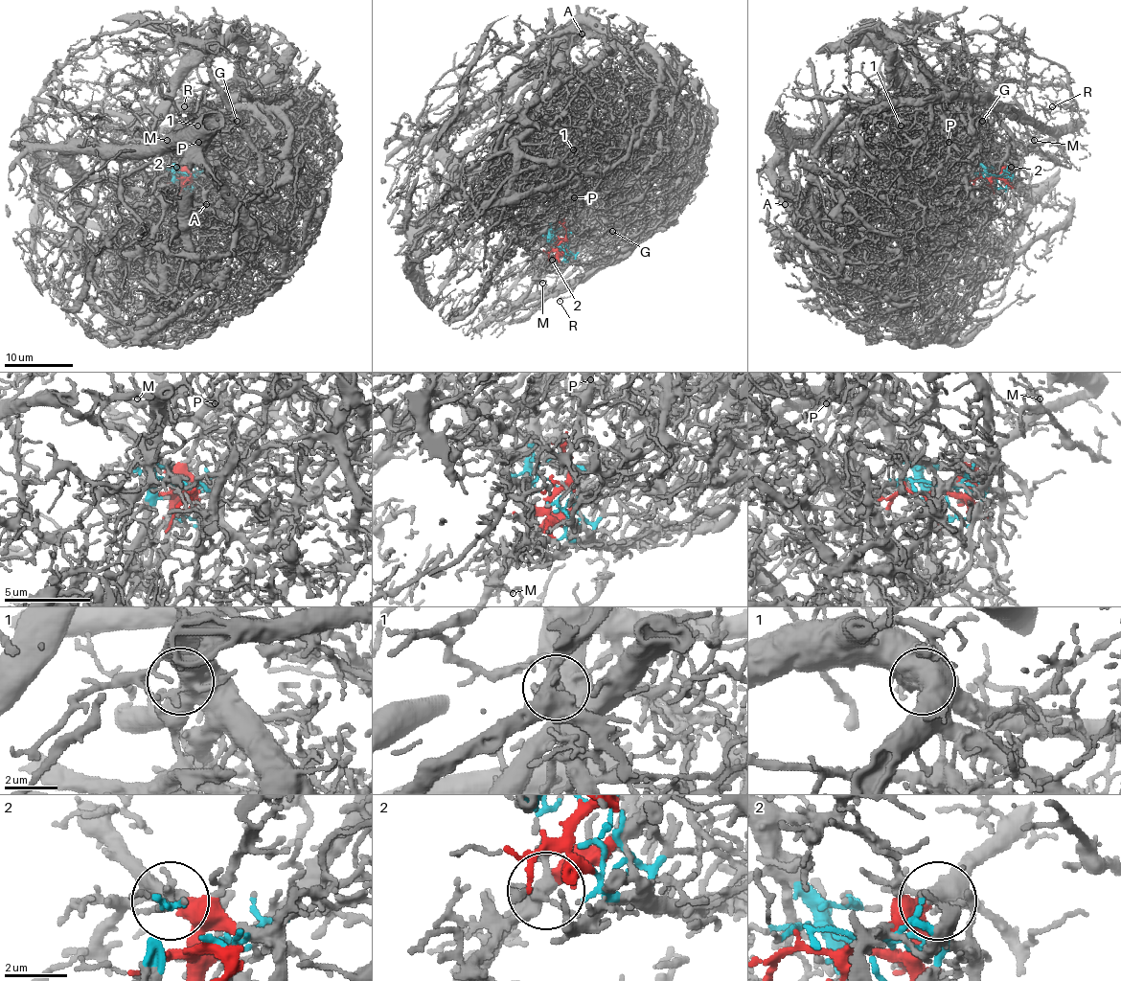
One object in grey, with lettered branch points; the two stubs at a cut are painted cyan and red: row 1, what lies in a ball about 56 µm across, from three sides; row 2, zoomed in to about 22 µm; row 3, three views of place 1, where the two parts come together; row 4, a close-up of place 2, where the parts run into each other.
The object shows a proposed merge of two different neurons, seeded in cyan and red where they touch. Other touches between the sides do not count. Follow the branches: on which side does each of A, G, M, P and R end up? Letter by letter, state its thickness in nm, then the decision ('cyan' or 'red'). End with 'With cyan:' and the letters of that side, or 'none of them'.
A: calibre 130 nm; cyan
G: calibre 150 nm; cyan
M: calibre 160 nm; red
P: calibre 120 nm; cyan
R: calibre 170 nm; red
With cyan: A, G, P

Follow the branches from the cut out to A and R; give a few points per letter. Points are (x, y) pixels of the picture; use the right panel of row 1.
A: (992, 177), (952, 141), (873, 120), (805, 135), (788, 152), (788, 195), (798, 206), (785, 205)
R: (992, 177), (1004, 177), (1019, 158), (1049, 137), (1034, 116), (1037, 109), (1049, 113), (1052, 106)

